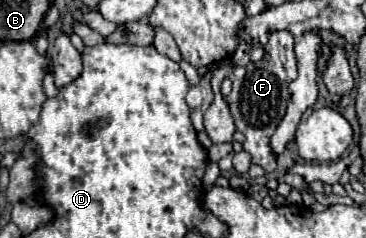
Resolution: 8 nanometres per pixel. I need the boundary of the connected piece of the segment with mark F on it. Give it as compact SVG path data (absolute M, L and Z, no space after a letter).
M275 31L275 35L269 35L267 51L271 55L269 61L257 61L257 63L249 63L245 67L233 69L233 73L229 77L233 83L233 91L225 99L227 99L227 105L235 119L237 131L241 131L245 135L243 149L253 157L253 163L261 165L269 173L269 171L275 171L275 167L277 167L275 153L271 151L269 139L285 115L285 107L287 107L287 99L289 99L289 83L297 79L293 35L289 31Z

